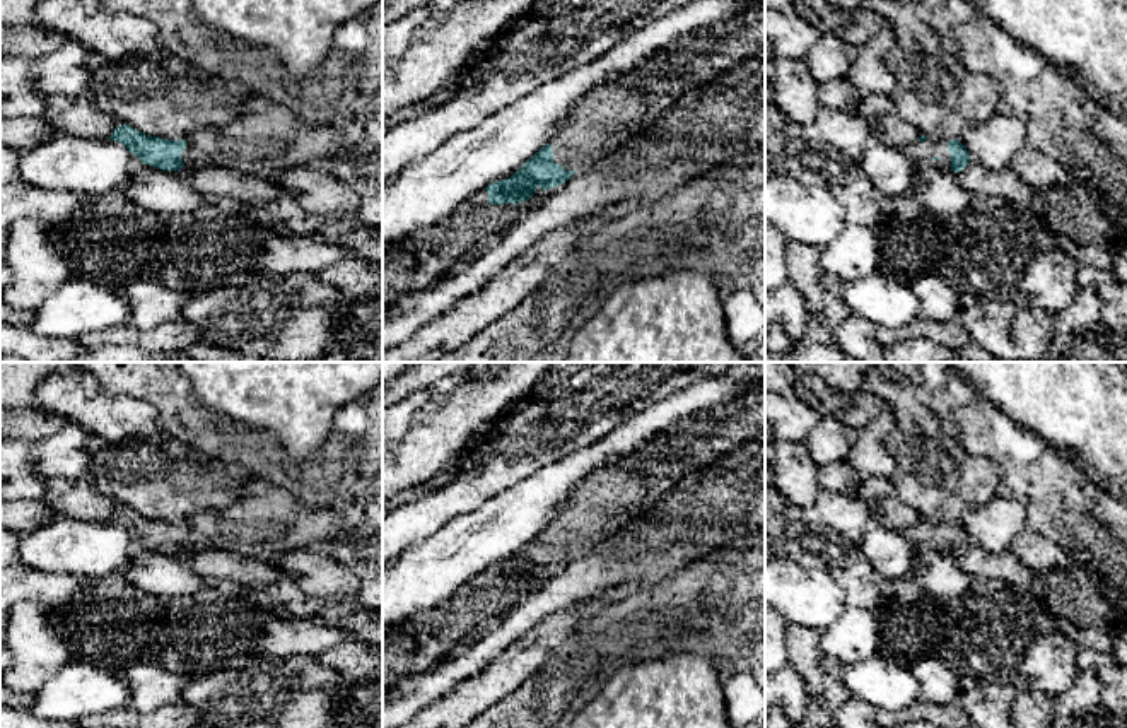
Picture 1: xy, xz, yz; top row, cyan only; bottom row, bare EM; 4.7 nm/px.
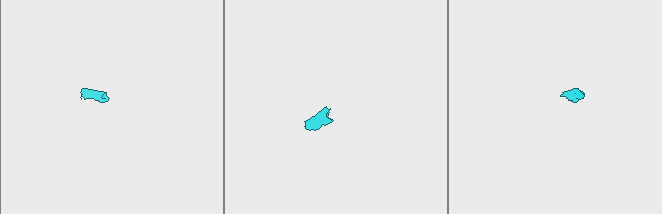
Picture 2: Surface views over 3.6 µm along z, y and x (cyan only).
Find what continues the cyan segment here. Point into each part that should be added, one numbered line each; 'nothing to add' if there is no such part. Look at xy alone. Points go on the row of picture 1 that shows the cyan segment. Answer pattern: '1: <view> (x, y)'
1: xy (193, 161)

